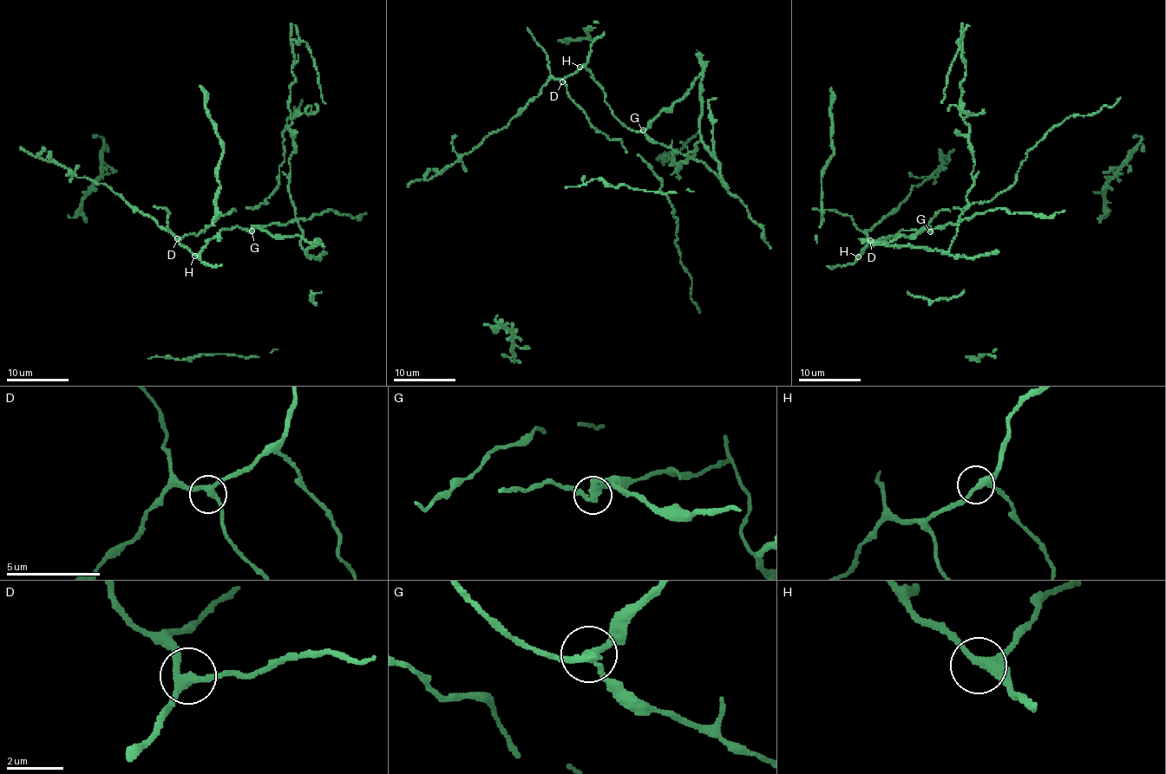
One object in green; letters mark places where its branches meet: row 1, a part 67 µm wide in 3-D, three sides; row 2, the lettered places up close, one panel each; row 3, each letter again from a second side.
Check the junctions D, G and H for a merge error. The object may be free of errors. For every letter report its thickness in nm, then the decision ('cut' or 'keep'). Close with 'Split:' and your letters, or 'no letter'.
D: 280 nm thick; keep
G: 260 nm thick; cut
H: 280 nm thick; keep
Split: G

